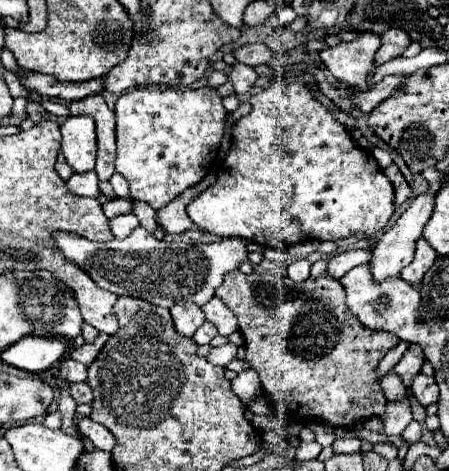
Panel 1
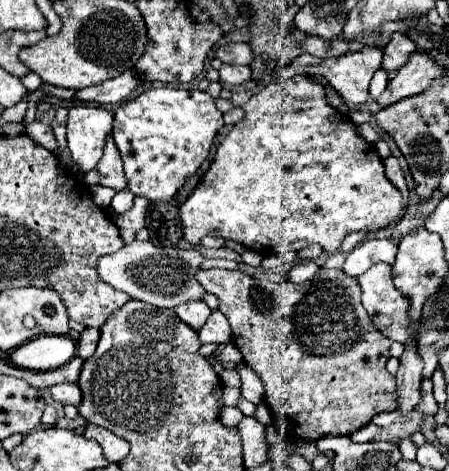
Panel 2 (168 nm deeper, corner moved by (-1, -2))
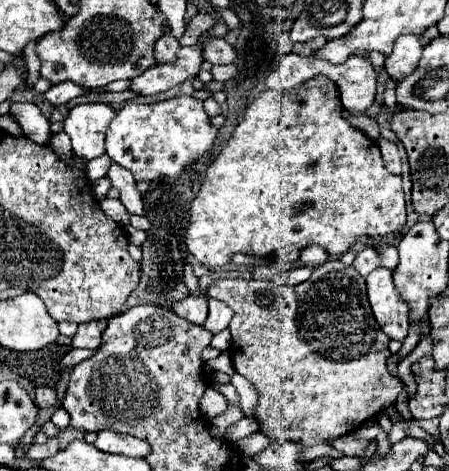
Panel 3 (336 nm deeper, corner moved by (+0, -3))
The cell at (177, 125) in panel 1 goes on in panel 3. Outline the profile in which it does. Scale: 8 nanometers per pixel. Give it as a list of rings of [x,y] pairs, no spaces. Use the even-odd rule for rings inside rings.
[[[177,95],[157,103],[129,101],[117,111],[107,129],[107,155],[133,173],[133,179],[155,181],[179,177],[179,173],[207,153],[217,139],[217,127],[211,123],[203,101],[193,95]]]

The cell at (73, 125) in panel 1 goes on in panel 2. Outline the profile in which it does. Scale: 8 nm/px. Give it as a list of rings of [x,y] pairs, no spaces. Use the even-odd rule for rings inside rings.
[[[72,106],[68,110],[68,150],[84,172],[96,168],[102,158],[112,120],[114,114],[102,106]]]

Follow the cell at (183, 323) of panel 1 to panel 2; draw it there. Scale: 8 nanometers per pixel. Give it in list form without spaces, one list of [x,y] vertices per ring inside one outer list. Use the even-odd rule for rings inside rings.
[[[190,300],[190,302],[184,302],[184,304],[176,306],[174,312],[176,312],[176,316],[182,322],[186,322],[188,326],[192,326],[194,330],[200,330],[204,326],[204,322],[208,320],[208,316],[210,316],[212,310],[202,300],[194,300],[194,302]]]

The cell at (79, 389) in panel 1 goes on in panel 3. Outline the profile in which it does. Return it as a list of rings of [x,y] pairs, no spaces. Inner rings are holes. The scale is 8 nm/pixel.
[[[37,387],[35,389],[35,405],[37,407],[55,407],[57,405],[57,391],[53,387]]]

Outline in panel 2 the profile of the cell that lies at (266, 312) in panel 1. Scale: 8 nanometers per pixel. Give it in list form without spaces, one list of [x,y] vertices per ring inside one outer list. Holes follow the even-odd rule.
[[[200,270],[196,274],[196,280],[202,284],[202,288],[218,298],[218,310],[228,318],[230,328],[232,328],[232,342],[236,348],[242,352],[242,362],[250,366],[262,380],[264,384],[264,402],[270,406],[274,418],[284,424],[284,434],[298,438],[298,440],[318,440],[328,434],[340,434],[340,436],[350,436],[352,432],[364,428],[370,424],[370,420],[380,414],[380,412],[392,412],[396,410],[396,378],[386,370],[386,362],[390,358],[388,348],[390,340],[382,336],[376,326],[372,324],[370,316],[366,314],[362,302],[360,302],[360,284],[356,278],[346,276],[342,270],[326,270],[322,274],[316,274],[312,280],[304,284],[292,284],[292,282],[270,282],[270,280],[258,280],[252,276],[242,274],[240,270]]]

